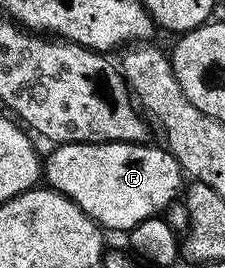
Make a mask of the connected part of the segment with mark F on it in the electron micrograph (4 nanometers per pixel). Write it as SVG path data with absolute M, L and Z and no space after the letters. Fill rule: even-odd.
M151 142L141 144L61 144L45 160L45 184L63 192L99 223L104 230L126 234L150 216L158 216L180 195L185 184L185 173L166 147L154 148Z

